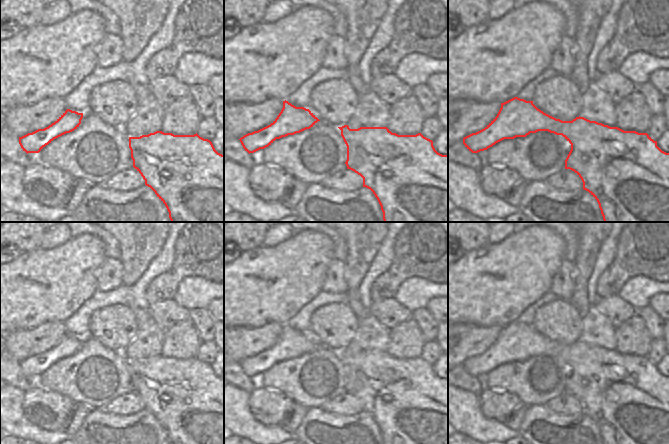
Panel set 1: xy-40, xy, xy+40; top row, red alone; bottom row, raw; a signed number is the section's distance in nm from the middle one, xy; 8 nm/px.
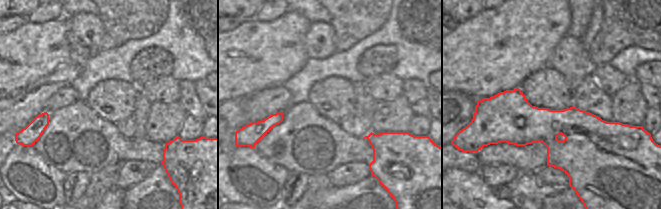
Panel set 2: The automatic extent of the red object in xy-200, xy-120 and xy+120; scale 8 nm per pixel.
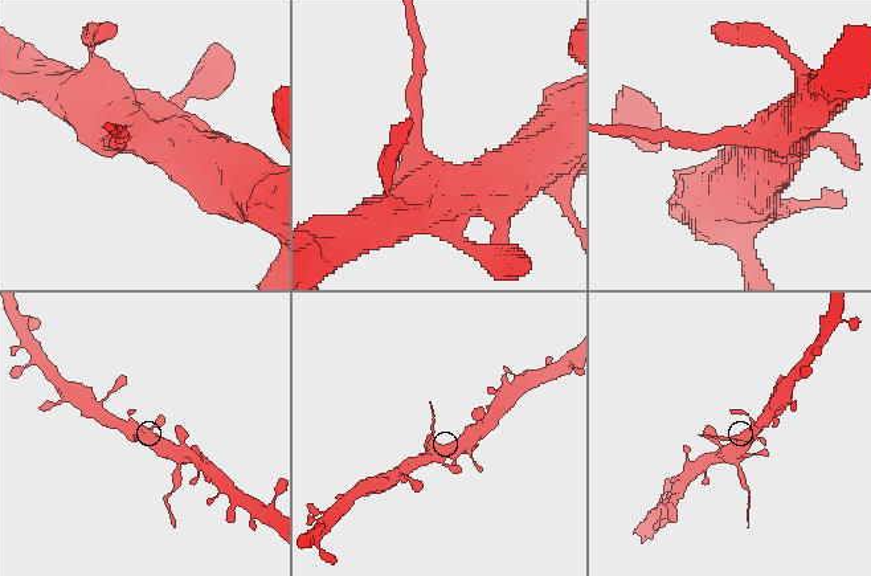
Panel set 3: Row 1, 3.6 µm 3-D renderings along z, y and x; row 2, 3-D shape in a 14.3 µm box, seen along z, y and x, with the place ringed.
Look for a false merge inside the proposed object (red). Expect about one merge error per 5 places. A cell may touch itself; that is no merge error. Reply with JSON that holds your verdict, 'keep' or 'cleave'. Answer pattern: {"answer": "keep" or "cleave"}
{"answer": "keep"}

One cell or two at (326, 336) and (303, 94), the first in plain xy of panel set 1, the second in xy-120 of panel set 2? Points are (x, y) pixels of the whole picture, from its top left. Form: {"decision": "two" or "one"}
{"decision": "two"}

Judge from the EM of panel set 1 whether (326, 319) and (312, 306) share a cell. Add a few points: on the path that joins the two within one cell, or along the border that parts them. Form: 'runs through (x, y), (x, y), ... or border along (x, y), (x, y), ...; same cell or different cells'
border along (338, 302), (322, 305), (311, 316), (308, 332); different cells

